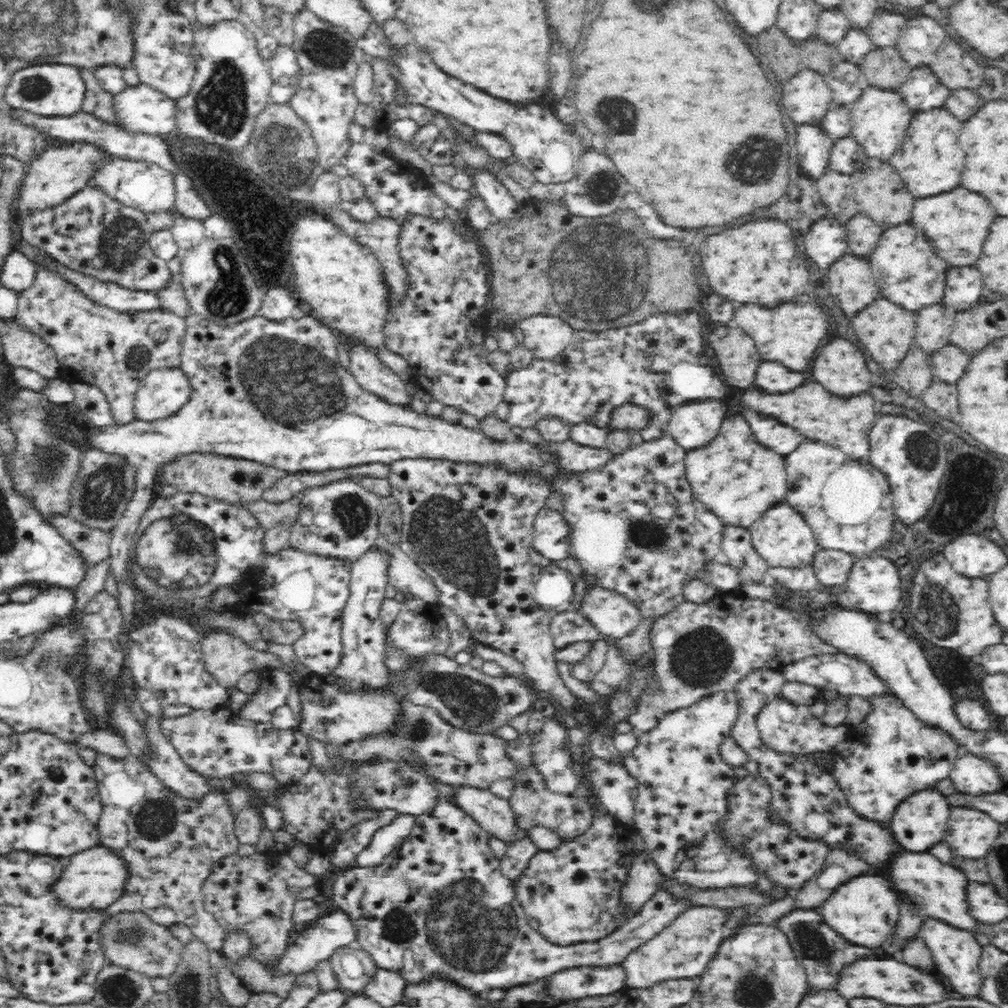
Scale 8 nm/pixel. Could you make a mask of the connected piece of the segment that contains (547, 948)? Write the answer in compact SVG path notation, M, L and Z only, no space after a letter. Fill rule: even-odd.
M441 797L438 805L432 808L430 813L424 813L415 816L415 823L406 840L402 844L394 847L394 850L384 859L380 864L373 867L361 867L354 866L350 870L346 870L344 874L336 877L332 884L332 900L339 911L344 912L348 919L352 921L352 927L356 929L355 946L365 950L378 968L386 968L400 974L406 982L420 982L428 980L429 976L434 976L436 973L440 973L443 977L450 977L456 982L468 988L468 990L474 991L474 994L486 995L493 989L503 989L504 991L518 986L518 984L524 984L532 982L542 978L550 978L550 976L574 967L604 967L614 966L614 964L623 964L626 955L630 954L635 948L644 944L648 940L654 938L672 925L672 922L682 914L686 909L692 907L690 902L678 901L674 899L668 892L657 891L651 900L648 900L647 904L636 914L620 926L617 930L614 930L612 934L608 934L606 937L601 937L600 940L580 942L580 944L570 944L566 946L560 946L558 944L549 943L548 940L538 936L538 934L528 925L528 920L524 915L524 910L521 908L520 902L516 899L516 893L513 890L512 879L508 879L499 870L500 859L494 855L490 845L488 845L489 834L470 816L464 812L463 808L460 808L457 804L452 804L452 801Z

